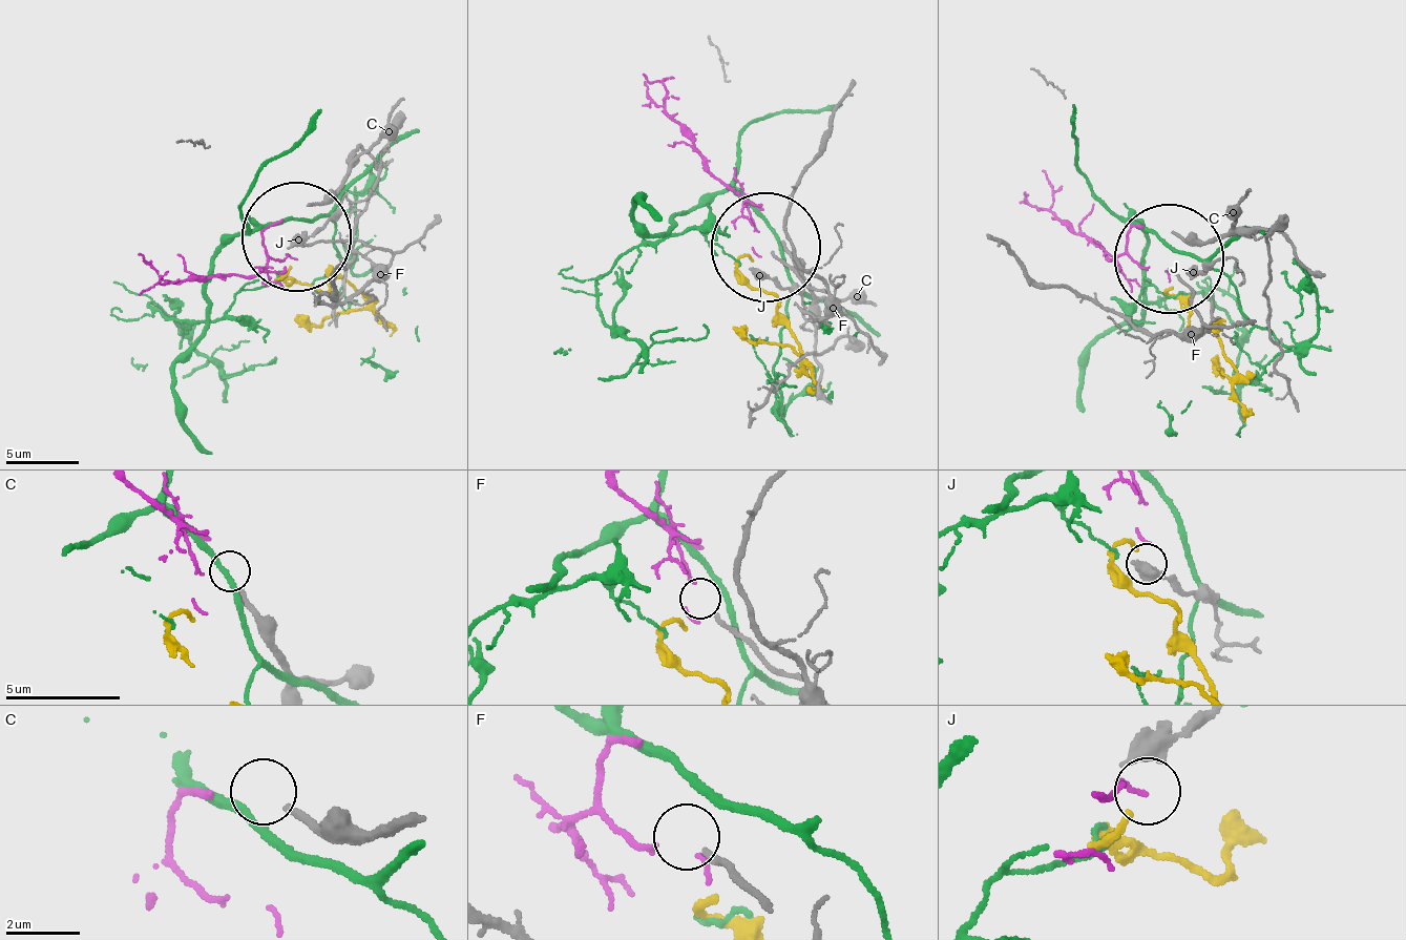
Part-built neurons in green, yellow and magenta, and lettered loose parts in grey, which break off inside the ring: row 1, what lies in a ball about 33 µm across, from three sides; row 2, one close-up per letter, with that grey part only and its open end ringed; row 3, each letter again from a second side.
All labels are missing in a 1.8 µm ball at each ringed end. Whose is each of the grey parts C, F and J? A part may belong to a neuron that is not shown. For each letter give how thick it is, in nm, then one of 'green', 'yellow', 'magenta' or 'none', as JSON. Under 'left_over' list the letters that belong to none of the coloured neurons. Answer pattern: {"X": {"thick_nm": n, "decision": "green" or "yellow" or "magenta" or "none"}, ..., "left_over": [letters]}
{"C": {"thick_nm": 220, "decision": "none"}, "F": {"thick_nm": 190, "decision": "none"}, "J": {"thick_nm": 400, "decision": "yellow"}, "left_over": ["C", "F"]}

